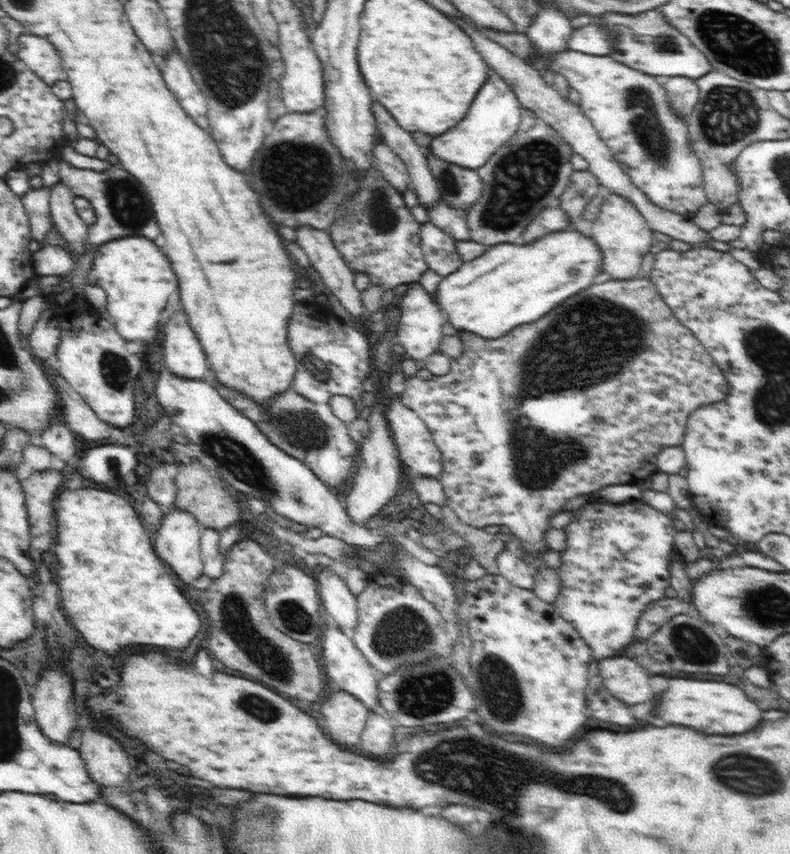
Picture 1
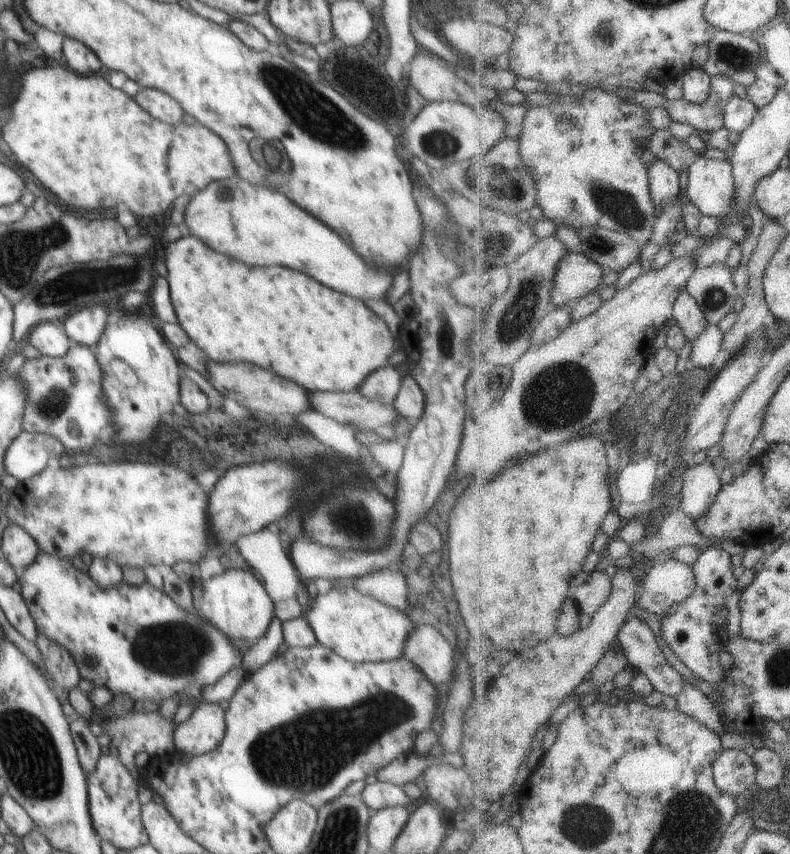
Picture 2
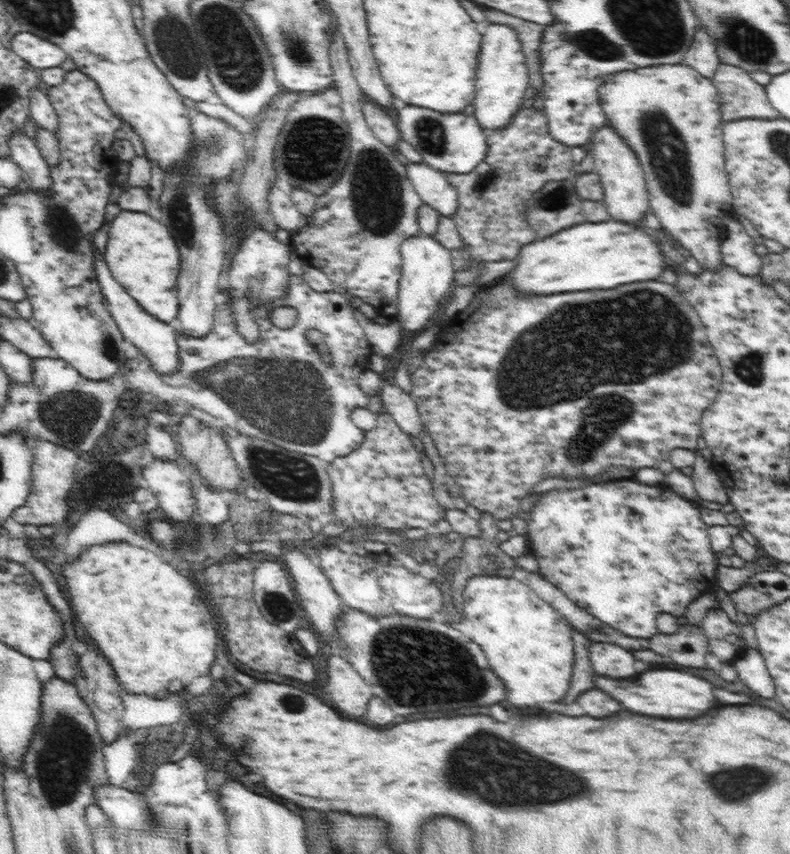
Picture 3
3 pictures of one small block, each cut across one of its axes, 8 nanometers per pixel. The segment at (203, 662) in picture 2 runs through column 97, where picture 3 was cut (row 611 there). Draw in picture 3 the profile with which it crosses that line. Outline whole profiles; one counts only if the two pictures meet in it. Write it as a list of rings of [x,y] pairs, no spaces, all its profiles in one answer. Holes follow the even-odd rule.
[[[622,480],[622,482],[603,482],[601,484],[587,484],[580,490],[576,489],[555,489],[548,491],[539,498],[536,505],[531,509],[530,518],[527,521],[527,536],[533,544],[532,556],[538,560],[538,567],[542,576],[559,588],[576,606],[580,606],[598,618],[604,624],[610,624],[612,628],[622,634],[631,637],[650,638],[657,630],[656,616],[660,613],[672,616],[684,616],[690,603],[700,594],[716,590],[715,569],[717,565],[716,554],[712,552],[707,528],[709,527],[700,516],[698,505],[681,498],[670,487],[663,485],[644,486],[632,480]]]

